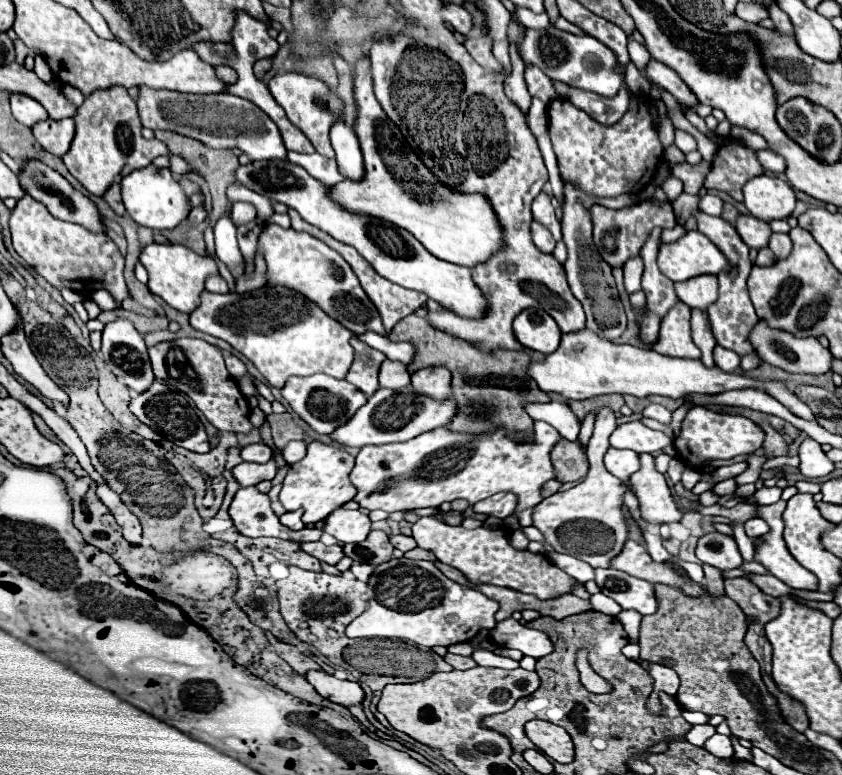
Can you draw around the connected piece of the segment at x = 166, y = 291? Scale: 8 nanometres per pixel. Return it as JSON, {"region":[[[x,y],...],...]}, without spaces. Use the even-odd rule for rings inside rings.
{"region":[[[147,244],[139,254],[139,262],[149,272],[149,290],[175,310],[187,314],[199,306],[199,294],[203,292],[205,278],[217,272],[217,264],[209,256],[199,256],[183,244]]]}

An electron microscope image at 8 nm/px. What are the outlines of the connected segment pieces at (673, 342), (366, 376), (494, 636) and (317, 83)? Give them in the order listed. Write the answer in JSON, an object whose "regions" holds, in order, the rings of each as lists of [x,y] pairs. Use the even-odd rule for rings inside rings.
{"regions":[[[[675,304],[661,322],[655,352],[677,358],[701,358],[701,350],[691,340],[689,318],[691,310],[685,304]]],[[[357,336],[351,338],[351,346],[355,350],[355,358],[347,374],[347,382],[357,386],[367,396],[373,396],[379,388],[377,374],[379,374],[379,366],[385,360],[385,356],[379,350],[373,350],[371,346],[363,344]]],[[[515,618],[501,620],[497,624],[497,628],[489,632],[489,636],[497,646],[517,648],[525,656],[531,656],[535,660],[553,652],[553,644],[545,632],[531,630],[531,628],[523,626],[521,622],[517,622]]],[[[285,72],[285,74],[275,74],[273,78],[267,80],[269,92],[277,100],[277,104],[287,112],[287,118],[291,120],[293,126],[297,126],[315,146],[315,150],[327,158],[335,158],[335,152],[329,142],[329,130],[331,124],[335,122],[335,116],[341,114],[343,104],[341,100],[329,90],[329,86],[317,78],[299,74],[299,72]]]]}

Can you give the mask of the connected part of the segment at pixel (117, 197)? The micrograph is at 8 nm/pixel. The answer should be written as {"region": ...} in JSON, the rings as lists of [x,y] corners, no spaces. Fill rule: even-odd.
{"region":[[[117,182],[107,190],[105,200],[107,200],[107,204],[115,210],[115,214],[119,214],[119,216],[127,216],[125,208],[123,208],[123,200],[121,200],[121,188],[119,188]]]}

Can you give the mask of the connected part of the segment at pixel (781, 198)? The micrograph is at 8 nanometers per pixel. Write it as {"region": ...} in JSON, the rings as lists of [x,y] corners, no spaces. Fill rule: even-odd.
{"region":[[[755,176],[743,186],[745,194],[745,206],[751,212],[751,216],[771,222],[771,220],[785,220],[793,214],[797,198],[795,190],[771,176]]]}

